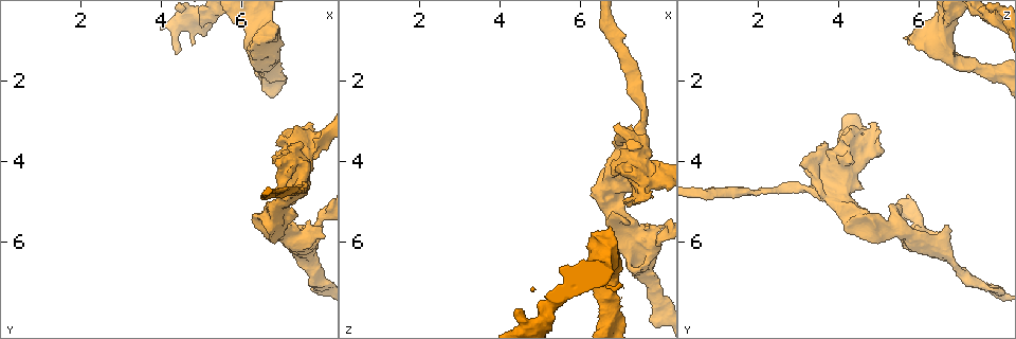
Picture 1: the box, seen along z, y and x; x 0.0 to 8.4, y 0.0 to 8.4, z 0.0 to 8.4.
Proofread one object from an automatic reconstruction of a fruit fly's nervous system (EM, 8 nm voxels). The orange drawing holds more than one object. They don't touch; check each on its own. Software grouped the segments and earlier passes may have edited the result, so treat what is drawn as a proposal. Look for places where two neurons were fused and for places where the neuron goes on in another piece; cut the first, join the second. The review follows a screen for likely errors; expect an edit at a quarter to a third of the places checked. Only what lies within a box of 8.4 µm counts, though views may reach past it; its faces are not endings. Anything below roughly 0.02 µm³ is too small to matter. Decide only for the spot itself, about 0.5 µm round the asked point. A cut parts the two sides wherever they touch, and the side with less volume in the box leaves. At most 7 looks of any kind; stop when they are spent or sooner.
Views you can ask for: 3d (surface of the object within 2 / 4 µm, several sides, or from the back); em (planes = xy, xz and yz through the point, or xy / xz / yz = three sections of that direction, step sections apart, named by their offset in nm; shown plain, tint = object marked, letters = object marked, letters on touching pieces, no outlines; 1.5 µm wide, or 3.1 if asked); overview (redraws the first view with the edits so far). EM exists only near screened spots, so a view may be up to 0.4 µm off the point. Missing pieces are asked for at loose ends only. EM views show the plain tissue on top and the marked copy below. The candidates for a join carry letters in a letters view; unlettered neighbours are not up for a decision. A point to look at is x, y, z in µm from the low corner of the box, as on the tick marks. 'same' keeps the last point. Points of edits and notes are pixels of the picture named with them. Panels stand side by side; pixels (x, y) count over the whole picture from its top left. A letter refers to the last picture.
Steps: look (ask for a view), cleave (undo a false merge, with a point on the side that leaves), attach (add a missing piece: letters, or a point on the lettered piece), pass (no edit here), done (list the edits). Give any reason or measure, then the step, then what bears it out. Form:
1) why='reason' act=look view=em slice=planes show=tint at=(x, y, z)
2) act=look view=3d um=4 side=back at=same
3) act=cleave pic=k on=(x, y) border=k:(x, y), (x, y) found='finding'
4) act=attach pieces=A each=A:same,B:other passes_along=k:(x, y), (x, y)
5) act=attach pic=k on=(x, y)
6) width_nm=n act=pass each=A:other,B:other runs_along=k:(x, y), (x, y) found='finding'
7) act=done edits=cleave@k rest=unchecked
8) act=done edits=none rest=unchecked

act=look view=3d um=4 side=back at=(7.90, 5.50, 6.00)

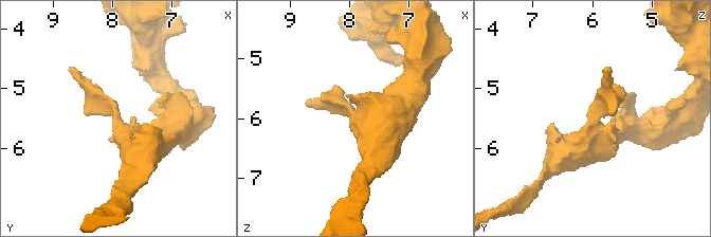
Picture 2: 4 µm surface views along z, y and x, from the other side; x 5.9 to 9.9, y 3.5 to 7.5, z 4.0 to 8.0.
why='need the tissue' act=look view=em slice=xy step=8 show=tint at=(7.90, 5.45, 5.95)

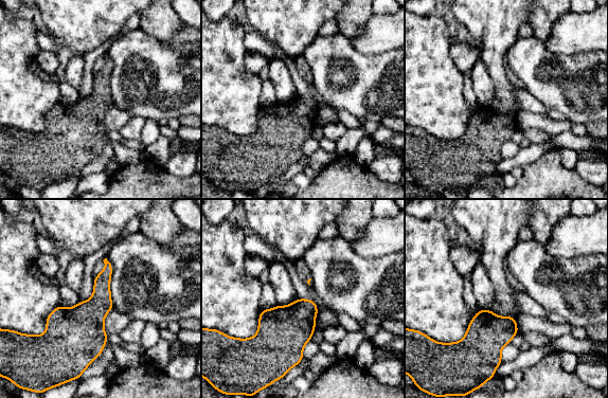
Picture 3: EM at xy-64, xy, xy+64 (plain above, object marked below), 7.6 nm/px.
act=look view=em slice=planes show=letters at=same

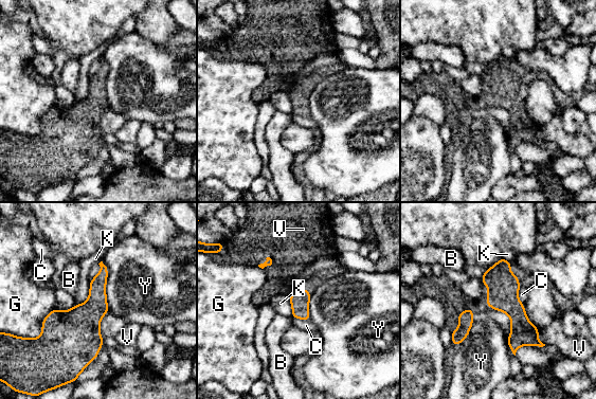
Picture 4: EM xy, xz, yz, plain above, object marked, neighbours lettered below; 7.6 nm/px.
longest_contact=Y:400nm act=pass each=B:other,C:other,G:other,K:other,V:other,Y:other runs_along=4:(502, 261), (513, 347) found='one neuron here'

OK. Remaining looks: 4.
why='free end' act=look view=3d um=2 at=(7.75, 7.15, 8.00)

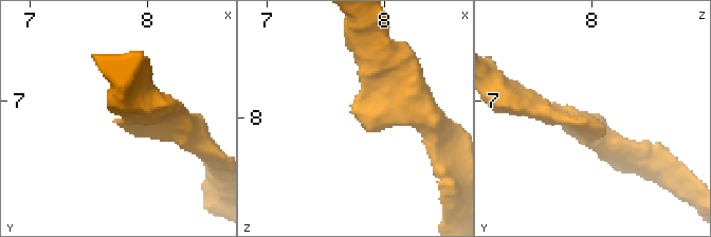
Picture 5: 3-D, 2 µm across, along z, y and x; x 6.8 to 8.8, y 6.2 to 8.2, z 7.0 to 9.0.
arm_widths_nm=220,240 why='shape alone is not enough' act=look view=em slice=xy step=4 show=letters at=(7.76, 7.18, 7.94)

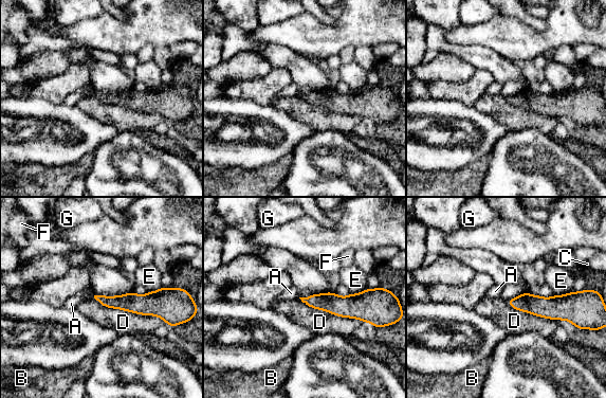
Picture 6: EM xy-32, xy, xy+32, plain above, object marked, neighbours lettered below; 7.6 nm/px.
act=pass each=A:other,B:other,C:other,D:other,E:other,F:other,G:other runs_along=6:(165, 293), (155, 302), (98, 297) found='none of them fits'

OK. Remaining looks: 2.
why='thick end' act=look view=3d um=4 at=(6.30, 0.95, 5.75)

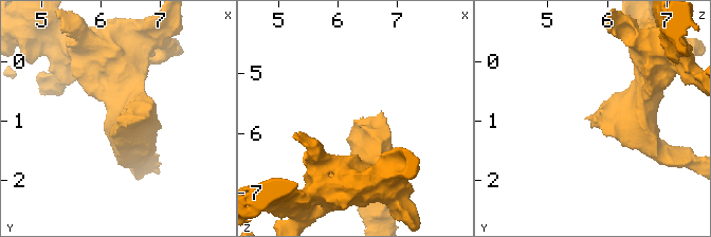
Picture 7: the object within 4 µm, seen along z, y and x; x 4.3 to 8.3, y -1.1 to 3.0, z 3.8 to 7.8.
why='shape alone is not enough' act=look view=em slice=planes show=letters at=(6.30, 0.95, 5.80)

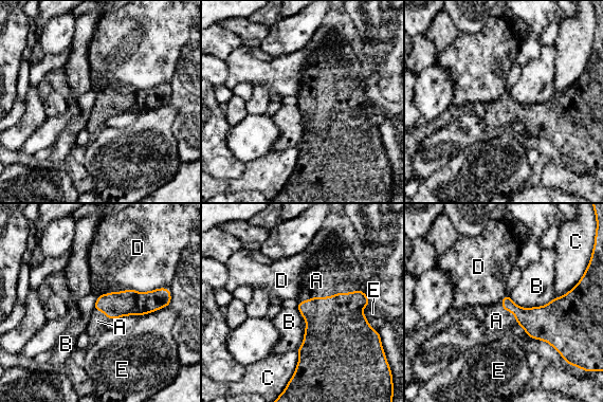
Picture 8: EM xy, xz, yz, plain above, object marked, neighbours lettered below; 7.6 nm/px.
longest_contact=B:360nm act=attach pieces=A each=A:same,B:other,C:other,D:other,E:other passes_along=8:(333, 324), (314, 297), (316, 280) found='the neuron continues'

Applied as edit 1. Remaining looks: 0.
act=done edits=attach@8 rest=unchecked

